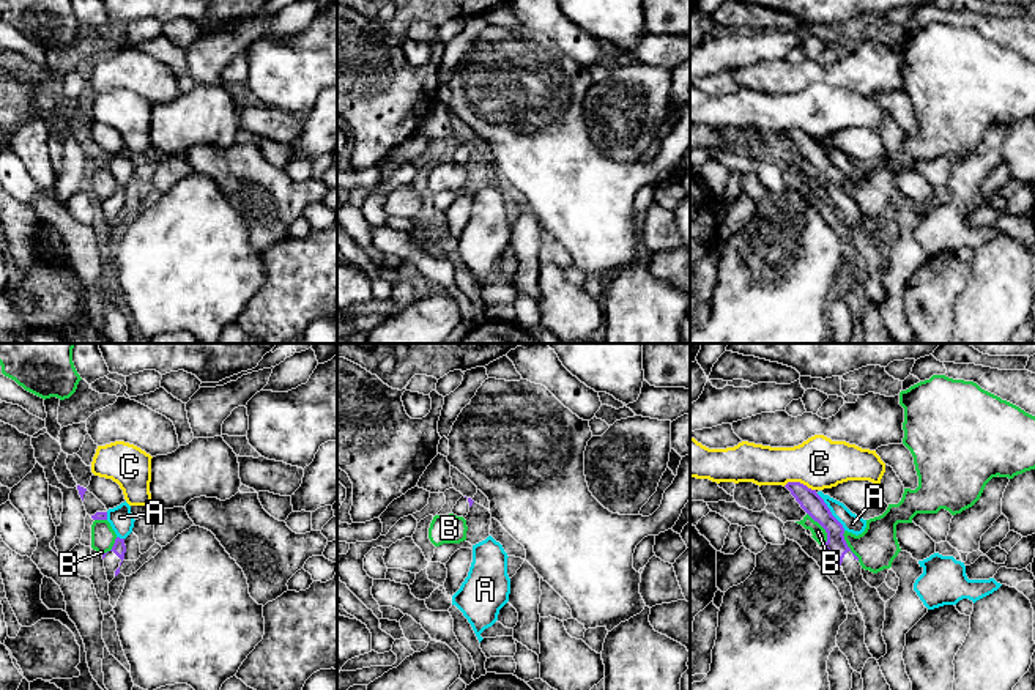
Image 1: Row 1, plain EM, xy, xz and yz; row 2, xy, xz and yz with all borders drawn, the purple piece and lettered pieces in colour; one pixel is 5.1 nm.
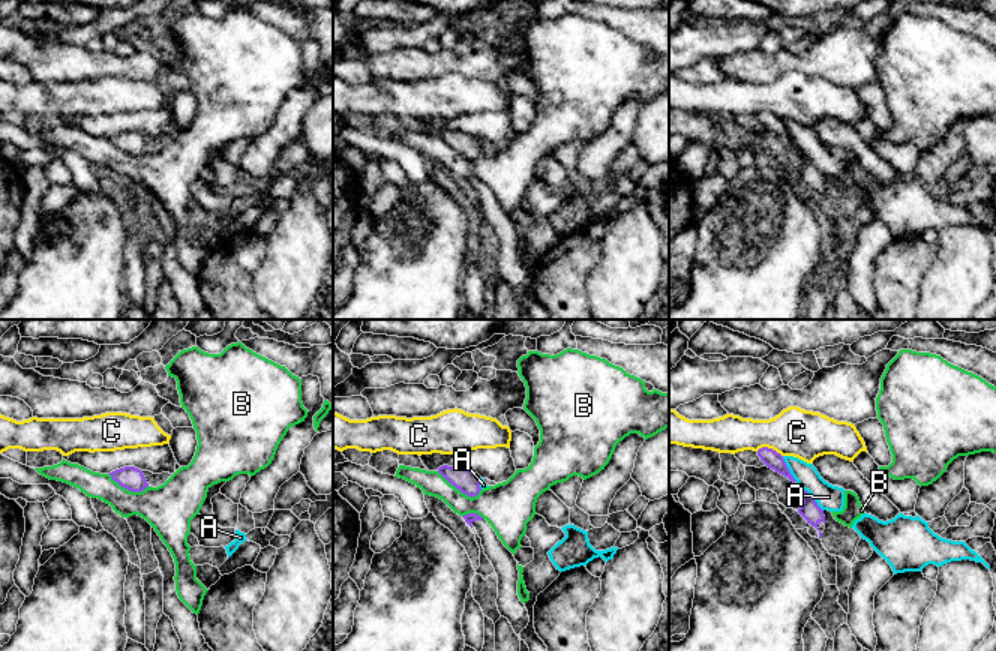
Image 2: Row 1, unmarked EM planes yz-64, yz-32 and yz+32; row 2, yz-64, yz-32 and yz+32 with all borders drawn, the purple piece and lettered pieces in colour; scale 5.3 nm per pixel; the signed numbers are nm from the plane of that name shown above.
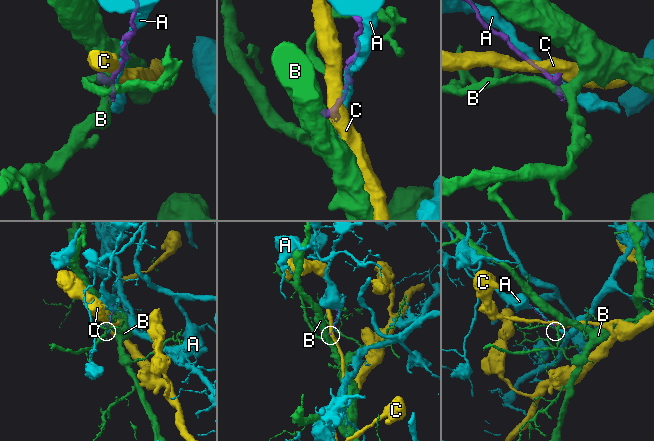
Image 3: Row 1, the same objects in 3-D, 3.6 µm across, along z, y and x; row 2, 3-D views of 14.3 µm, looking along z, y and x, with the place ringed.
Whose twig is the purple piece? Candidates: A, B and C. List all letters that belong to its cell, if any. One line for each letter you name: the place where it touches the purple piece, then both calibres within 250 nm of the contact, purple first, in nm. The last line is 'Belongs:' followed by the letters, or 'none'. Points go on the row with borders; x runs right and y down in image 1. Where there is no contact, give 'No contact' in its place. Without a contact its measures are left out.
Belongs: none

